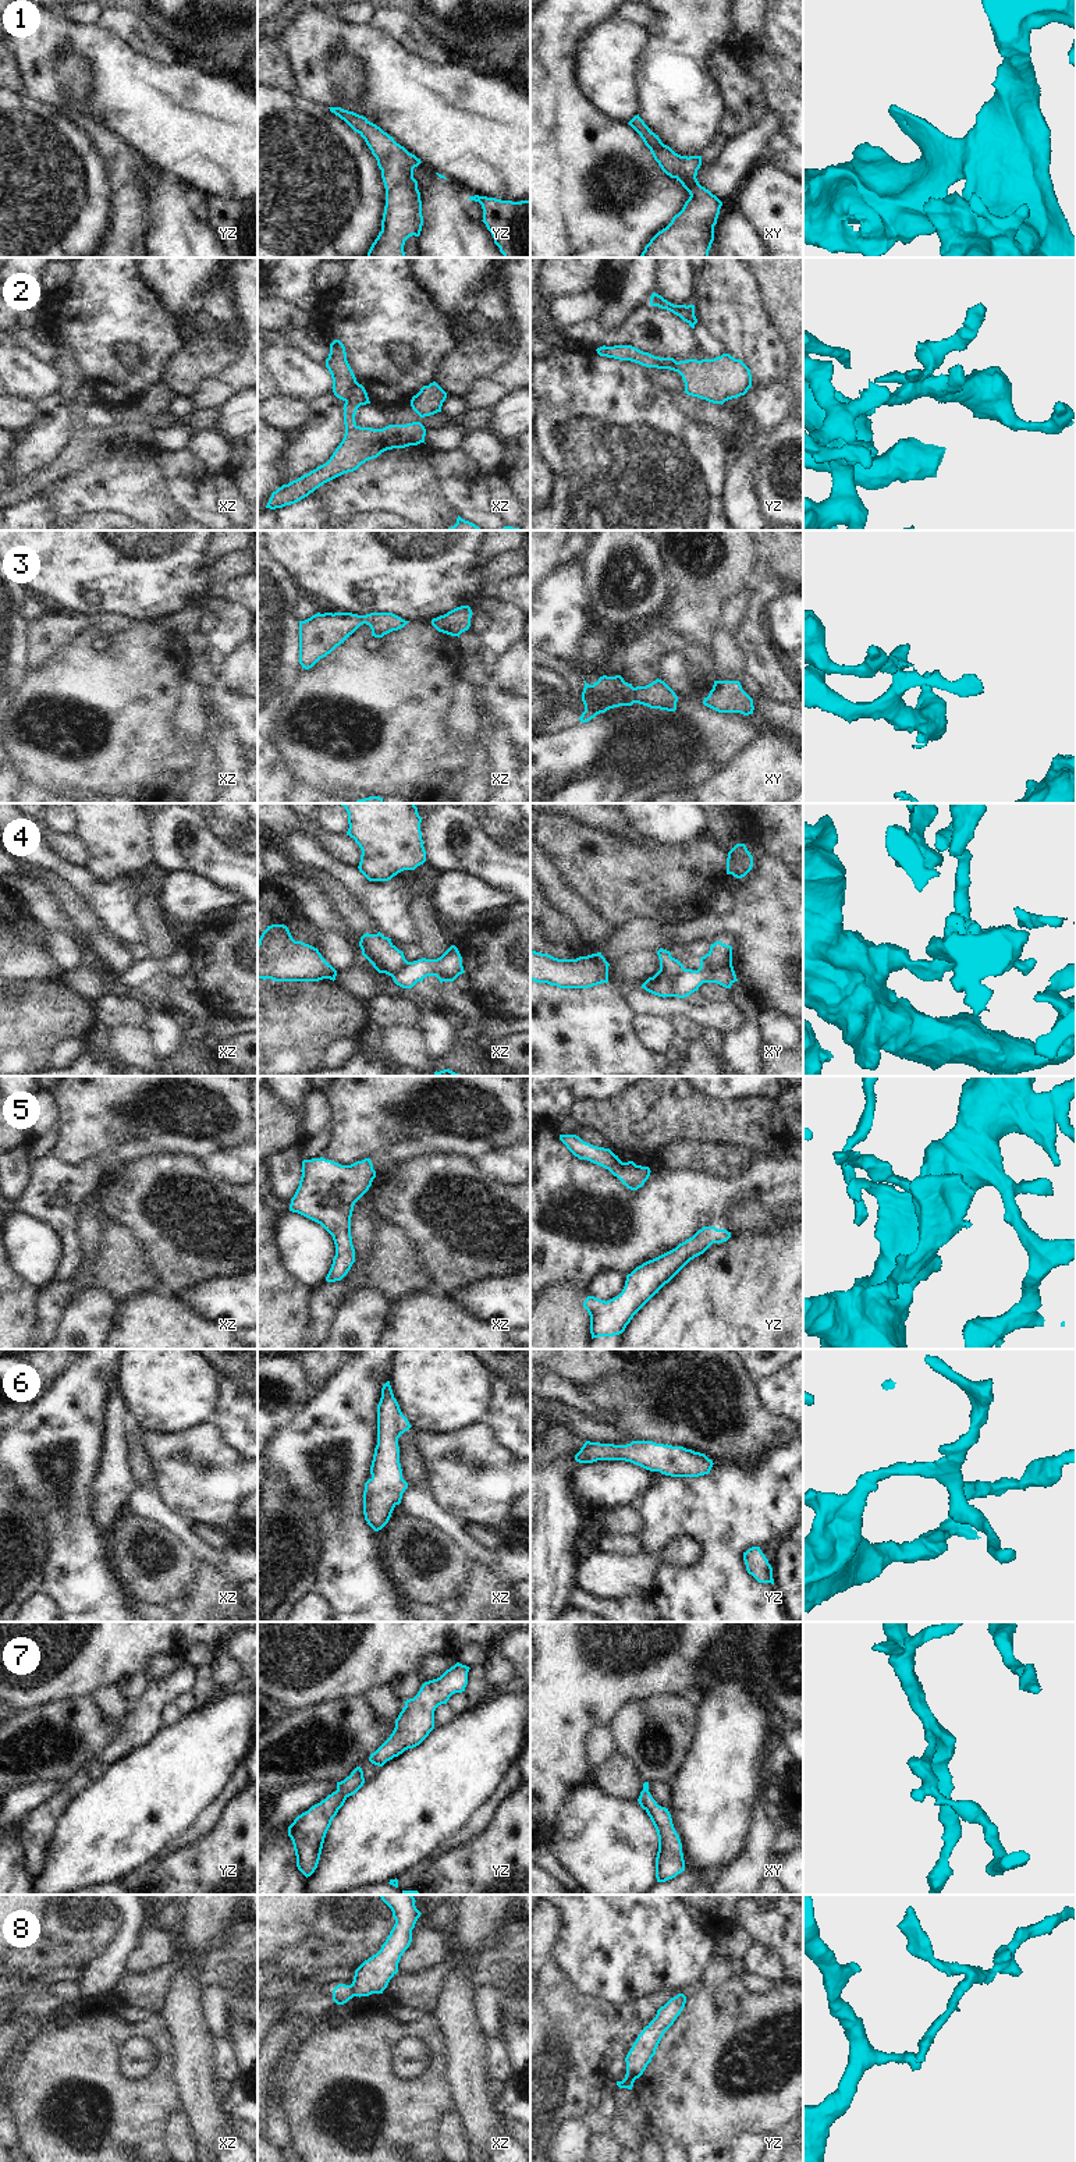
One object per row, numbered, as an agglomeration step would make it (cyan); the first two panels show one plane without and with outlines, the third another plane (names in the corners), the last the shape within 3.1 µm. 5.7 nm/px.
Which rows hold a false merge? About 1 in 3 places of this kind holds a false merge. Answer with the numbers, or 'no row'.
2, 4, 8

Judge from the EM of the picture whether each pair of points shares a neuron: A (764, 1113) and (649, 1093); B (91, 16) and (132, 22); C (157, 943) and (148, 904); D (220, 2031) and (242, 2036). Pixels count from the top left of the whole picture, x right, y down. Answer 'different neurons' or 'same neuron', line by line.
A: same neuron
B: different neurons
C: same neuron
D: different neurons

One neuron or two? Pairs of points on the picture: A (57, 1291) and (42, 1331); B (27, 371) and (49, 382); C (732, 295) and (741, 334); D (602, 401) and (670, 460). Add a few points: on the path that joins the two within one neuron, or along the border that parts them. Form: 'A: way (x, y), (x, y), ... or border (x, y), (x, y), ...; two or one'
A: way (52, 1300), (46, 1321); one
B: way (32, 376), (36, 380), (43, 380); one
C: way (732, 305), (732, 312), (741, 325); one
D: way (618, 418), (653, 451); one

